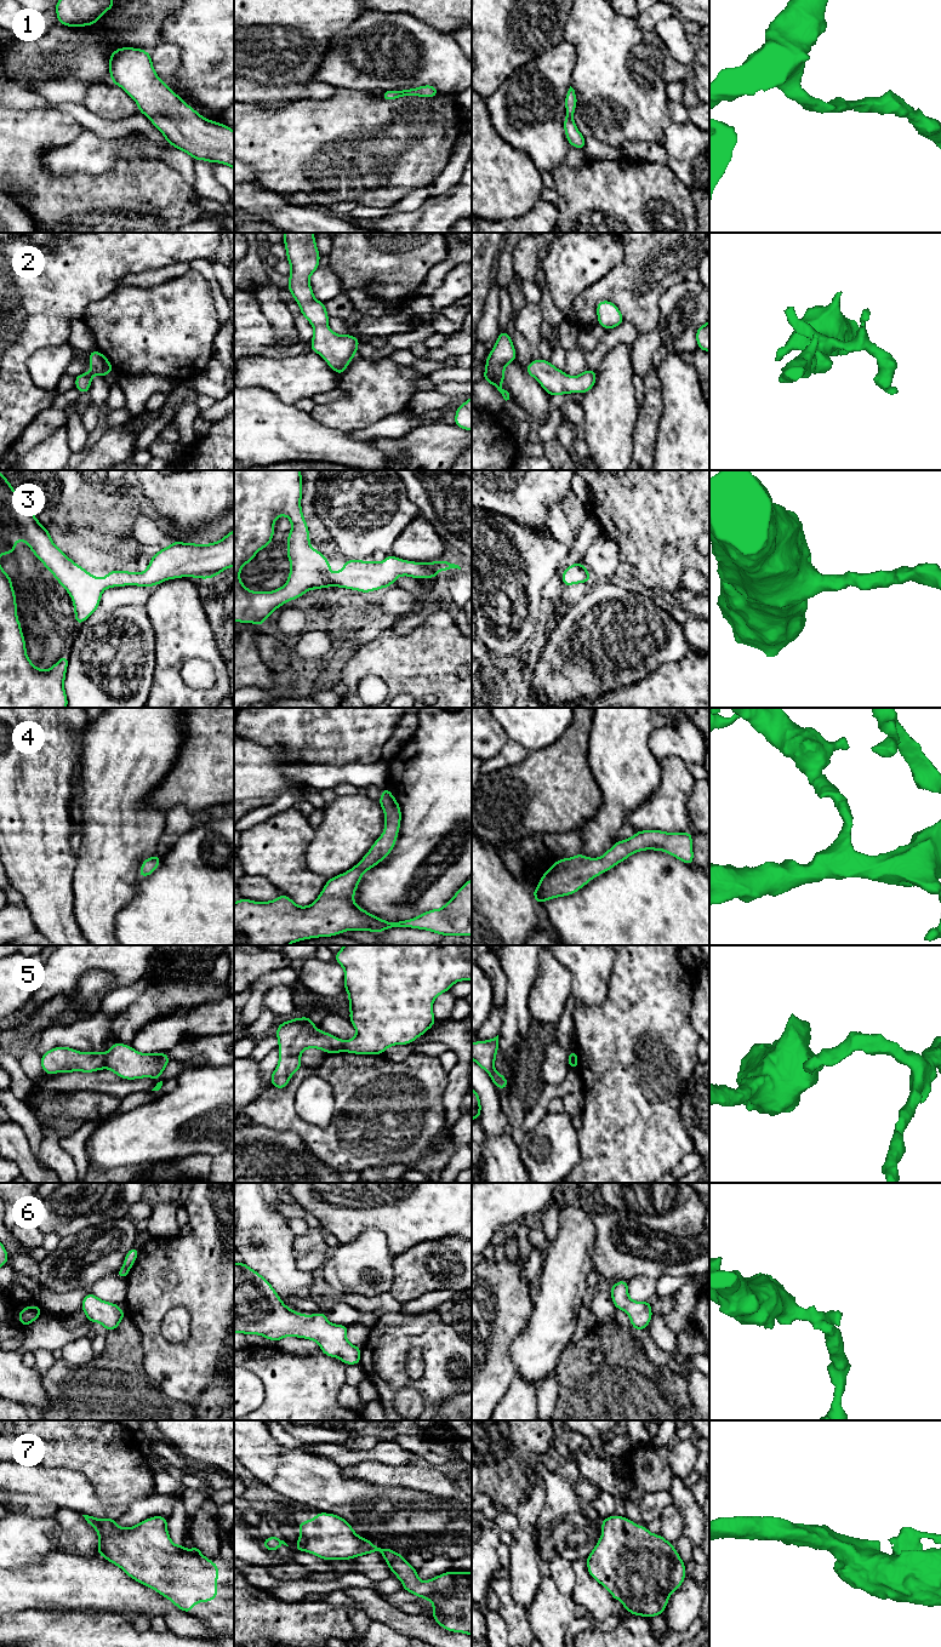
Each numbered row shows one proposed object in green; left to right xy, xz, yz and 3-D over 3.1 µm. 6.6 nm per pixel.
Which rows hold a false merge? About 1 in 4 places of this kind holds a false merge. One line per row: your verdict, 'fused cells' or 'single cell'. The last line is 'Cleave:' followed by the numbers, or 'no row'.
1: single cell
2: single cell
3: single cell
4: single cell
5: fused cells
6: single cell
7: single cell
Cleave: 5

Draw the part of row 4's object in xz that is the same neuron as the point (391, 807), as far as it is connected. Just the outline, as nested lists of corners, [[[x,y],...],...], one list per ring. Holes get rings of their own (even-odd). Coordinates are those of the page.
[[[387,787],[382,788],[378,804],[384,812],[383,834],[357,865],[329,879],[310,905],[298,907],[283,893],[269,902],[245,898],[235,902],[234,945],[289,945],[344,931],[381,933],[388,928],[406,927],[432,931],[443,937],[472,936],[472,879],[441,909],[432,909],[409,920],[388,922],[354,903],[363,874],[392,852],[400,829],[400,806]]]

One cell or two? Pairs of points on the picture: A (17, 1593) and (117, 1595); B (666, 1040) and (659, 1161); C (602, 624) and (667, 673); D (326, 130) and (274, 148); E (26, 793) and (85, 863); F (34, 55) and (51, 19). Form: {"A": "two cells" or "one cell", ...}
{"A": "one cell", "B": "one cell", "C": "two cells", "D": "one cell", "E": "two cells", "F": "two cells"}

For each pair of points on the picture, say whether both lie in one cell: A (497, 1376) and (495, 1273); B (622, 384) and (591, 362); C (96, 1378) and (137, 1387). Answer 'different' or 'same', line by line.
A: same
B: different
C: same

